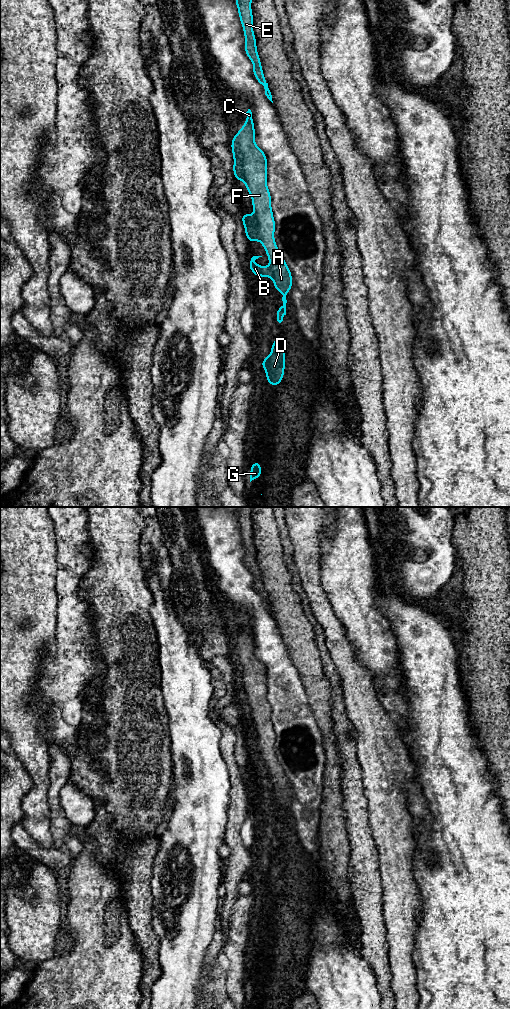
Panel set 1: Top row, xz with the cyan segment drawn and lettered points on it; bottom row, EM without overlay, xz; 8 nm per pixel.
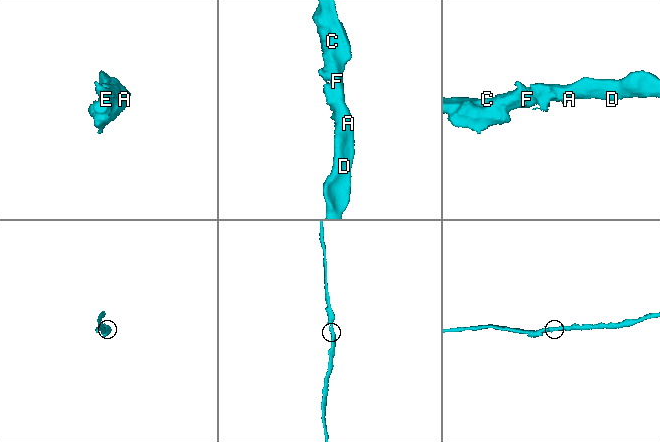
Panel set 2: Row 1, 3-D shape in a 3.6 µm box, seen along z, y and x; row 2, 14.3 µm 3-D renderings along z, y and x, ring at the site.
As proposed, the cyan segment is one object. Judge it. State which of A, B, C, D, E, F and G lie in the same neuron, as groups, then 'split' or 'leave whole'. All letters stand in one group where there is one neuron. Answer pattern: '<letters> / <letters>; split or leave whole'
A C D E F G / B; split

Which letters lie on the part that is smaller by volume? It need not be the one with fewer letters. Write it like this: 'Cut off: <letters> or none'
Cut off: B

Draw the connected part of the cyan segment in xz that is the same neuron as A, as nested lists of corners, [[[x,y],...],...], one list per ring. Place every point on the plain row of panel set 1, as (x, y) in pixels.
[[[248,621],[246,627],[245,636],[237,646],[233,647],[233,650],[238,653],[243,668],[243,685],[258,734],[259,752],[268,767],[270,780],[273,784],[271,789],[274,799],[283,806],[283,817],[277,823],[277,833],[281,835],[286,827],[286,807],[293,797],[293,791],[274,751],[275,732],[271,720],[271,706],[267,699],[266,666],[254,653],[255,641],[250,621]]]

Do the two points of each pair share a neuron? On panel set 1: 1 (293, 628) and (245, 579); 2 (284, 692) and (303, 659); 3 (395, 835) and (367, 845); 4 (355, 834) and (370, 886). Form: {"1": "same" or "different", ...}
{"1": "different", "2": "different", "3": "different", "4": "same"}

